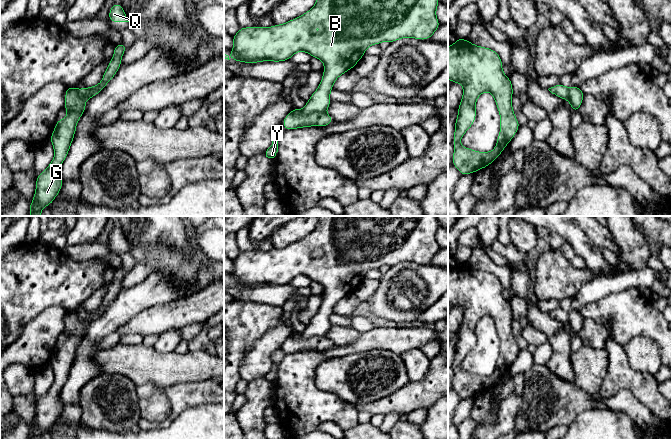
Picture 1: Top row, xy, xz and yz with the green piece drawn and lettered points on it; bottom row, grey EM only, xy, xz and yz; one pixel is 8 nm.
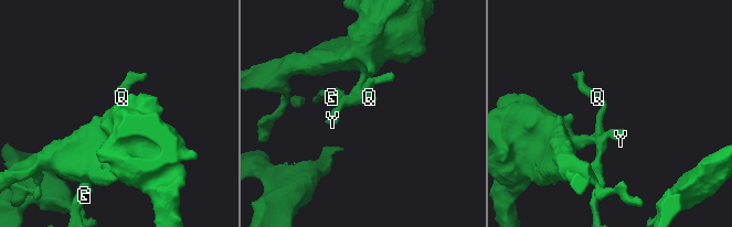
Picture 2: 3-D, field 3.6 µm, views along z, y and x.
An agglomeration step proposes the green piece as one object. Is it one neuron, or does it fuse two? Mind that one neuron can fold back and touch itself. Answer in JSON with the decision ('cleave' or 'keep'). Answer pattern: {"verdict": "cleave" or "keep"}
{"verdict": "cleave"}

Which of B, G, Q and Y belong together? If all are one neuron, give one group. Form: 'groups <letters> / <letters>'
groups B / G Q Y

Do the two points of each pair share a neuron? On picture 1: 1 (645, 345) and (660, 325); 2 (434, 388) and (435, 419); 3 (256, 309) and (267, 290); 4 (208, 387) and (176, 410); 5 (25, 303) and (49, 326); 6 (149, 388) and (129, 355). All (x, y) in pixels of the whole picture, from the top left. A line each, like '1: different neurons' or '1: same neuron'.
1: different neurons
2: different neurons
3: different neurons
4: same neuron
5: different neurons
6: different neurons

